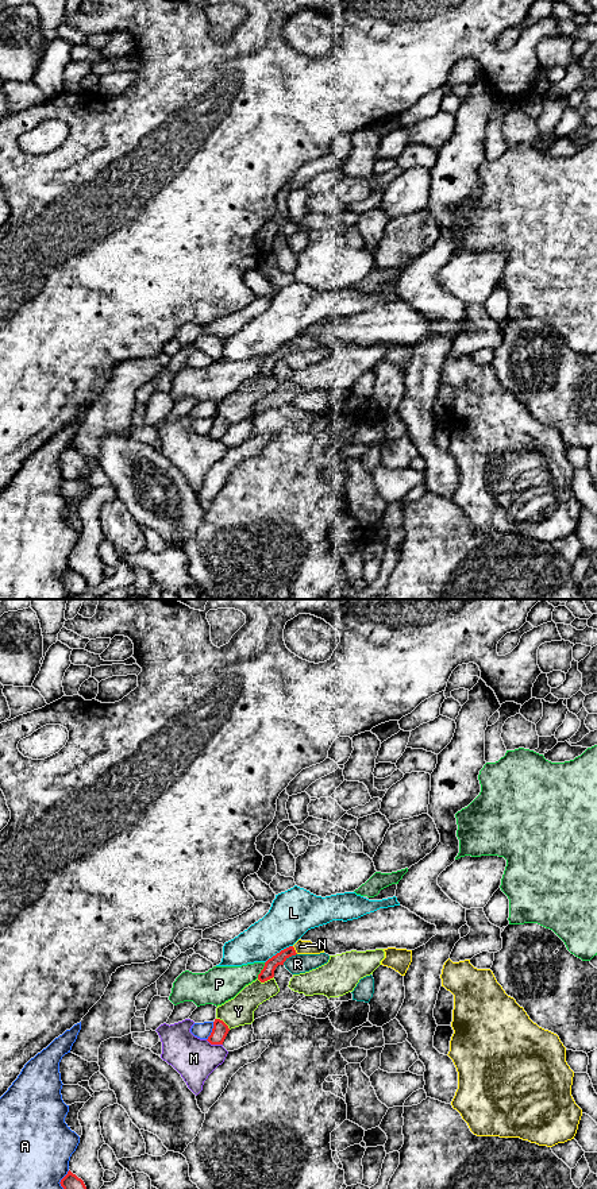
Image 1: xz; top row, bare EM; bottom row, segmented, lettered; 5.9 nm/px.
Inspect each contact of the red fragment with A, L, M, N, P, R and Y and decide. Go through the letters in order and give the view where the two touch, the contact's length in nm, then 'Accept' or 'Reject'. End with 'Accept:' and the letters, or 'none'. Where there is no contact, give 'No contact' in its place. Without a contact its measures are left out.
A: Touches red in xz. Shared border 120 nm. Reject
L: Touches red in xz. Shared border 200 nm. Reject
M: Touches red in xz. Shared border 110 nm. Reject
N: Touches red in xz. Shared border 60 nm. Reject
P: Touches red in xz. Shared border 110 nm. Reject
R: Touches red in xz. Shared border 110 nm. Reject
Y: Touches red in xz. Shared border 110 nm. Reject
Accept: none

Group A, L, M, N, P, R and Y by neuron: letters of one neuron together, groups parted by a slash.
A / L / M / N / P / R / Y

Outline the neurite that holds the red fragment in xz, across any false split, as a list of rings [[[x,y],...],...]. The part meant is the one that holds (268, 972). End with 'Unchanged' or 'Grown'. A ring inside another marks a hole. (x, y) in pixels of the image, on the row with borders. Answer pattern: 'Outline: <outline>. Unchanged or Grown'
Outline: [[[289,946],[284,950],[281,950],[280,953],[277,953],[276,956],[273,956],[271,958],[269,958],[266,962],[265,962],[265,966],[263,969],[261,970],[261,973],[258,974],[258,980],[261,983],[265,983],[270,978],[274,977],[274,970],[278,965],[284,965],[284,962],[292,957],[292,956],[296,956],[296,950],[293,946]]]. Unchanged

